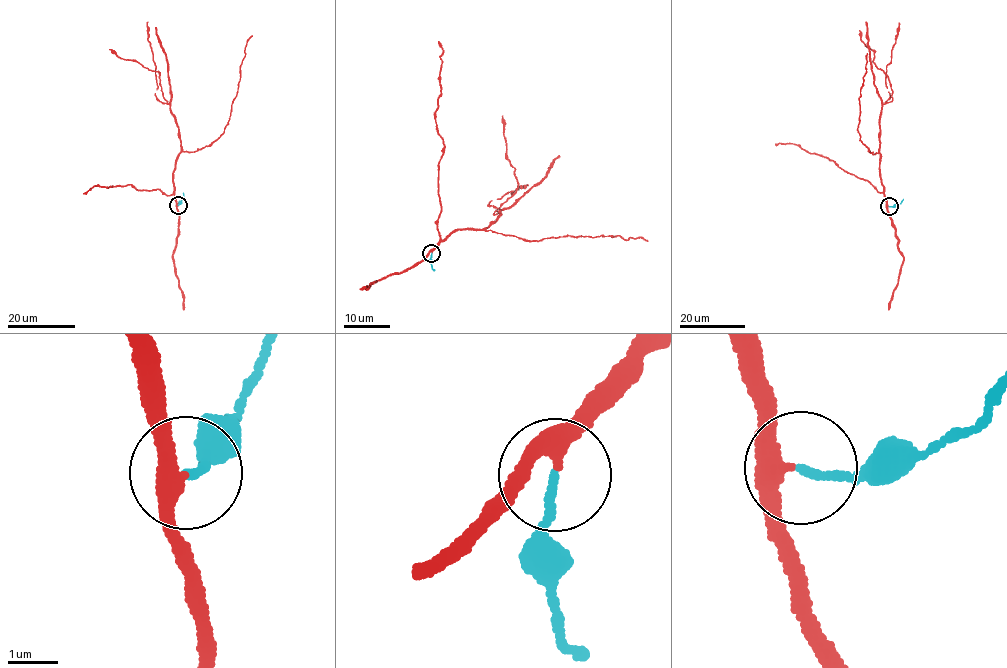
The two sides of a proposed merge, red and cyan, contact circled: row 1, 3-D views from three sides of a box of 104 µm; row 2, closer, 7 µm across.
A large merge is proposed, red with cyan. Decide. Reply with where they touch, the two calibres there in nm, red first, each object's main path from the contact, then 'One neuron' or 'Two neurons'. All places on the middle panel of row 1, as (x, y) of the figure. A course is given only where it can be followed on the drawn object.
Place: (431, 253). Thickness 320 nm (red) against 150 nm. Course of red: (431, 252), (448, 234), (467, 227), (530, 241), (568, 235), (647, 240). Course of cyan: (431, 254), (435, 270). One neuron

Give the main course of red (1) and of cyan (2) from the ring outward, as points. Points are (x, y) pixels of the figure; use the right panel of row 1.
1: (888, 206), (881, 182), (879, 153), (868, 151), (857, 129), (867, 53)
2: (889, 206), (895, 207), (903, 199)

